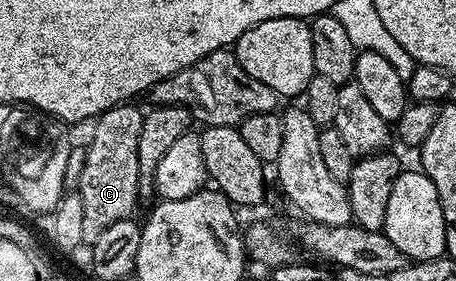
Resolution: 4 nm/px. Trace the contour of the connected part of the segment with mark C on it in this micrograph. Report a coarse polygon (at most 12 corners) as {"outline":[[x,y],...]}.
{"outline":[[142,108],[98,115],[76,194],[91,245],[139,206]]}

